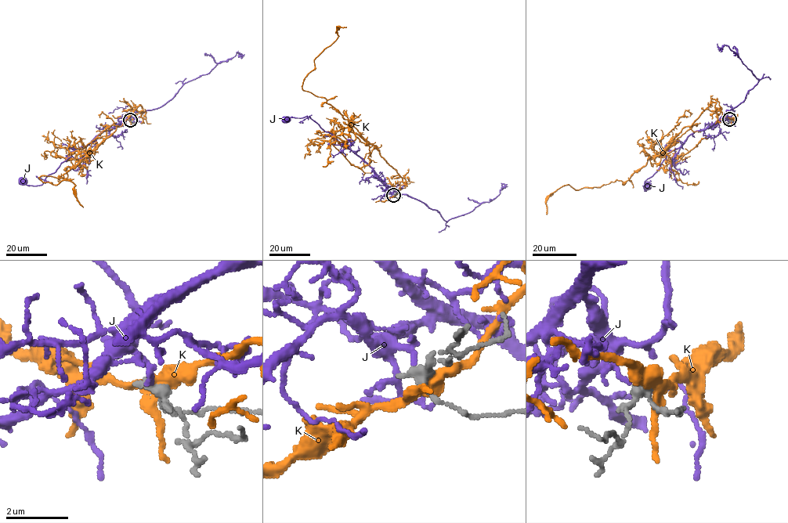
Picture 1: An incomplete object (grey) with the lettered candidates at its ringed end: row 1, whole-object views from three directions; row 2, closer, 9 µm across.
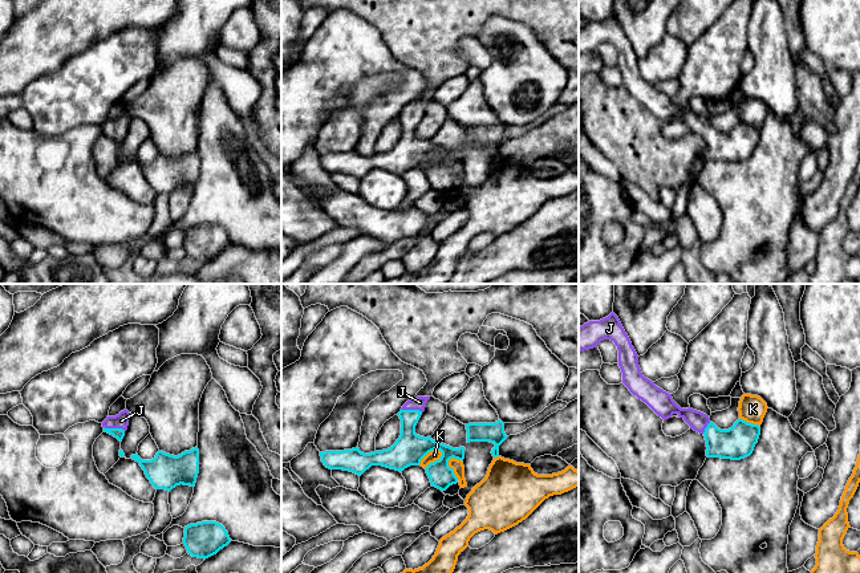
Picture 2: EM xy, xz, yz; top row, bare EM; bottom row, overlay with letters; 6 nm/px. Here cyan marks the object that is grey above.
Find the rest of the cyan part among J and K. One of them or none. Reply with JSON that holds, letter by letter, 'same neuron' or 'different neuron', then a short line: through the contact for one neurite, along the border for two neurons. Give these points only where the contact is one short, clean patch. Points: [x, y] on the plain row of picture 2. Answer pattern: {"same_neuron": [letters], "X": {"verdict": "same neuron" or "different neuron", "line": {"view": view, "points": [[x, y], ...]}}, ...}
{"same_neuron": ["J"], "J": {"verdict": "same neuron", "line": {"view": "xy", "points": [[117, 135], [114, 131], [121, 124]]}}, "K": {"verdict": "different neuron", "line": {"view": "xz", "points": [[442, 155], [431, 153], [418, 167]]}}}

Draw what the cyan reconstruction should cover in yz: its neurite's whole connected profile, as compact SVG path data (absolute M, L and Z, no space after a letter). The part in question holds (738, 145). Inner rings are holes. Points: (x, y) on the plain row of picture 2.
M613 15L600 24L589 24L579 31L579 56L597 50L604 42L610 42L617 49L622 86L629 94L664 123L677 117L690 131L702 137L706 143L707 160L741 163L752 157L760 138L760 130L738 122L731 131L721 133L706 117L690 110L681 111L673 103L672 97L657 90L654 85L642 78L638 58Z

